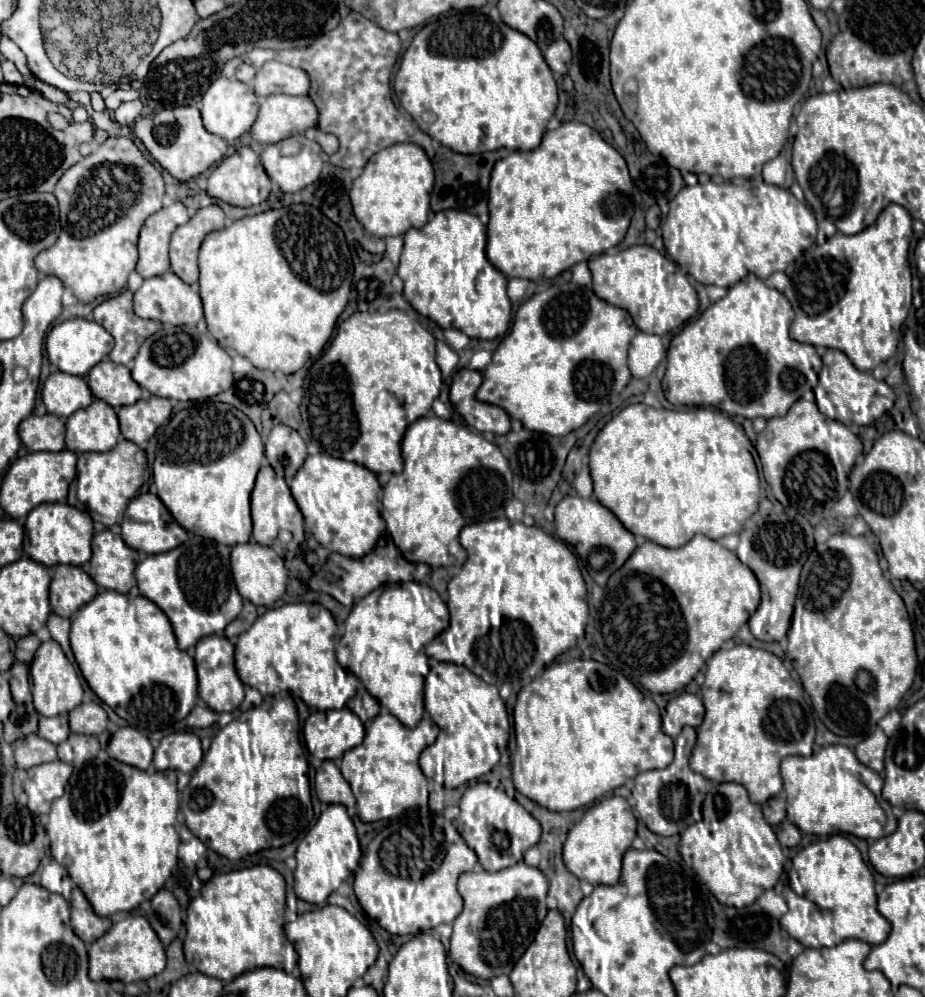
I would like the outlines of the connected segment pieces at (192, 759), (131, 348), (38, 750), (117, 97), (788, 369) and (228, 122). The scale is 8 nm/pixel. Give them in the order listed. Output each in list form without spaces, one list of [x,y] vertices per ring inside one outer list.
[[[174,732],[164,736],[154,752],[156,770],[180,770],[184,774],[190,774],[200,764],[200,760],[200,738],[192,732]]]
[[[124,290],[118,296],[112,296],[106,302],[98,304],[94,308],[94,320],[104,326],[114,338],[114,348],[108,358],[124,366],[130,366],[142,342],[162,328],[160,322],[142,320],[134,314],[130,290]]]
[[[30,734],[28,738],[20,738],[12,744],[16,764],[22,770],[28,770],[32,766],[44,764],[44,762],[54,762],[56,760],[56,746],[38,734]]]
[[[128,88],[128,90],[114,90],[104,102],[106,102],[106,108],[112,112],[112,110],[116,110],[120,104],[124,104],[124,102],[128,102],[128,100],[136,100],[140,94],[138,94],[138,90],[132,90],[132,88]]]
[[[748,274],[738,284],[728,288],[728,294],[714,302],[700,314],[698,320],[688,322],[680,334],[676,334],[668,348],[668,366],[662,380],[662,390],[668,402],[674,406],[712,406],[730,416],[744,418],[774,418],[784,416],[790,406],[802,398],[806,390],[818,383],[822,359],[810,344],[800,344],[790,338],[788,330],[794,320],[794,310],[786,296],[774,288],[768,288],[760,278]]]
[[[216,78],[210,88],[206,90],[204,98],[202,98],[202,122],[204,128],[228,142],[238,140],[242,134],[246,134],[258,114],[258,98],[254,94],[254,90],[250,86],[246,86],[244,82],[236,80],[236,78]]]

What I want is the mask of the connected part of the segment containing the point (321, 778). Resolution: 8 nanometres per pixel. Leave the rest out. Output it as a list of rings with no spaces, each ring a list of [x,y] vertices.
[[[332,760],[322,762],[322,766],[318,768],[316,778],[314,778],[314,790],[316,790],[316,796],[320,798],[320,802],[342,804],[348,808],[356,804],[348,782],[342,778],[338,766]]]

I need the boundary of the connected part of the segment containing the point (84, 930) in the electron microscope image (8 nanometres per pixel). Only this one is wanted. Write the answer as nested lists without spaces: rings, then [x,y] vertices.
[[[80,888],[72,890],[70,906],[72,906],[72,918],[70,918],[72,930],[80,940],[84,940],[86,946],[96,942],[96,938],[100,938],[112,926],[110,918],[100,918],[94,914],[90,902],[86,900]]]

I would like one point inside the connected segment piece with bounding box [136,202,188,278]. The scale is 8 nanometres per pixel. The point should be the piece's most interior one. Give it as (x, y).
(153, 245)

